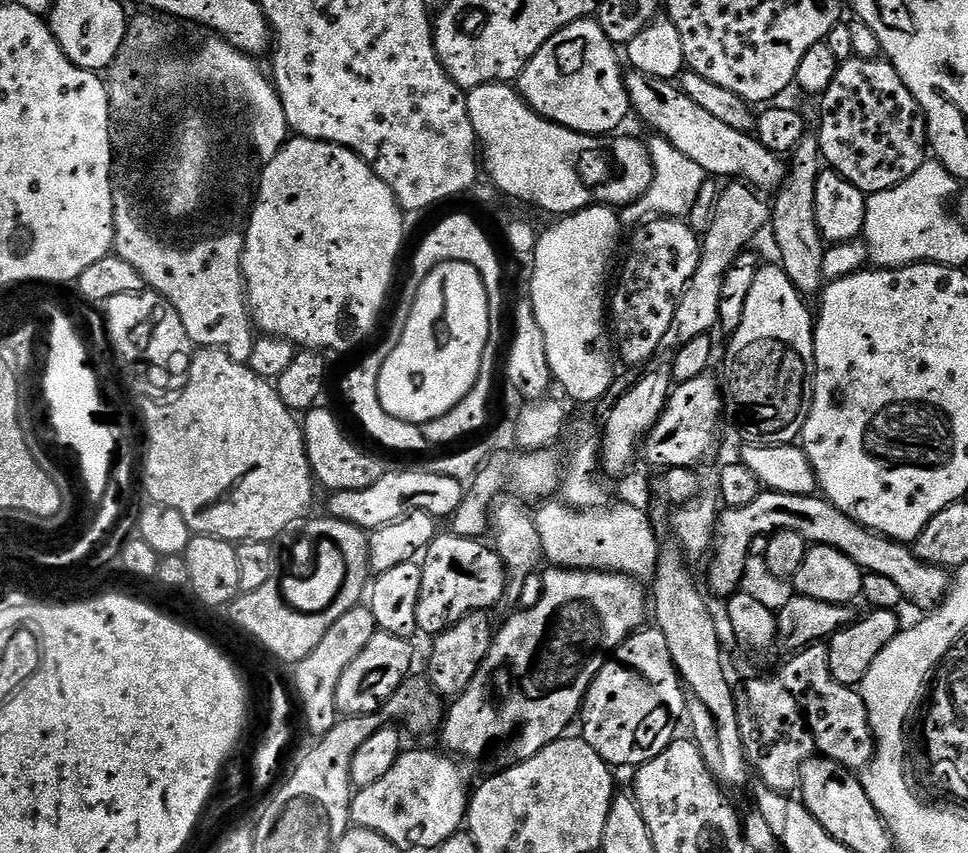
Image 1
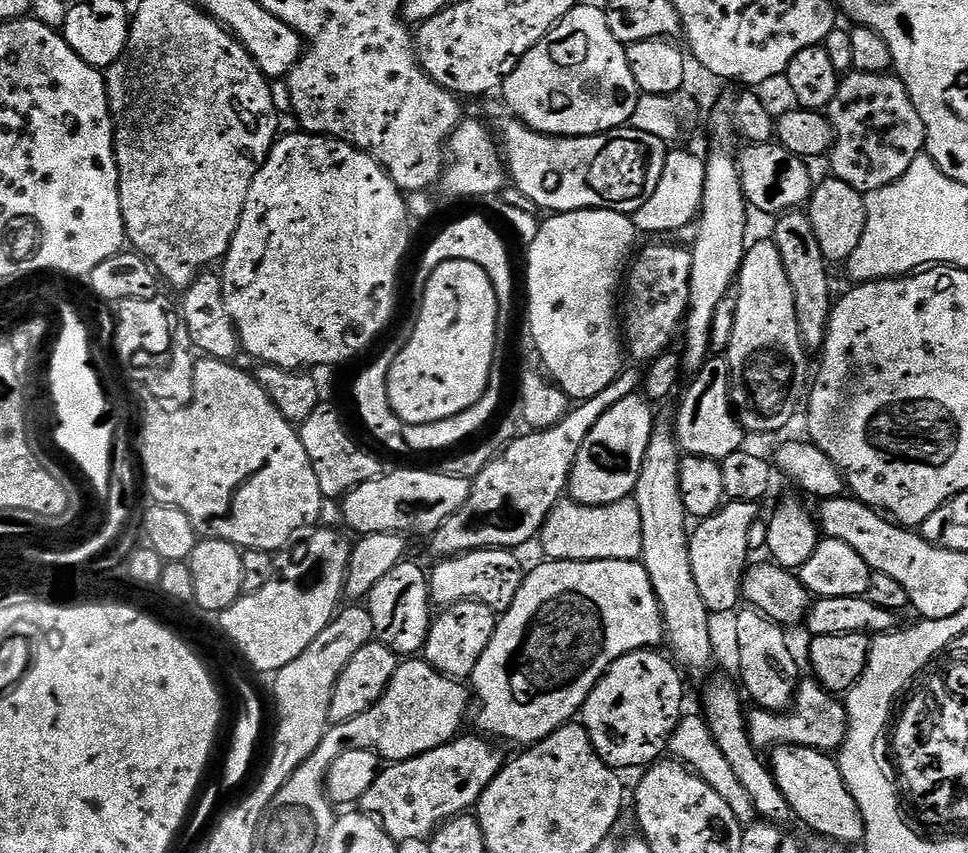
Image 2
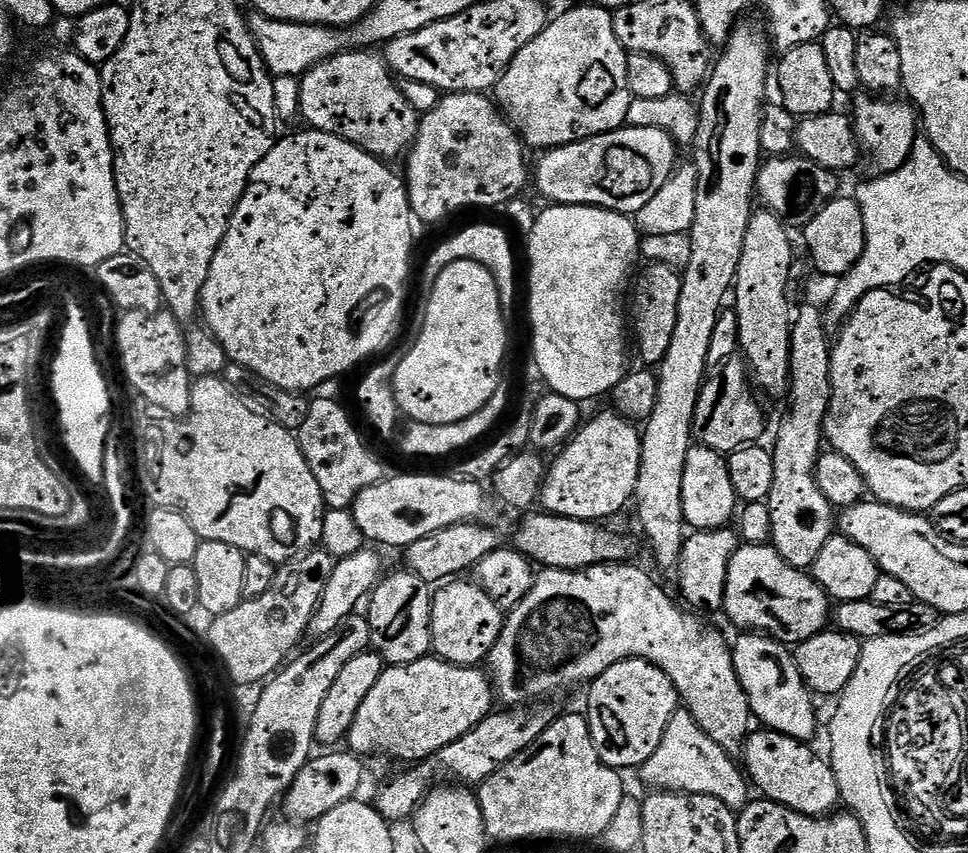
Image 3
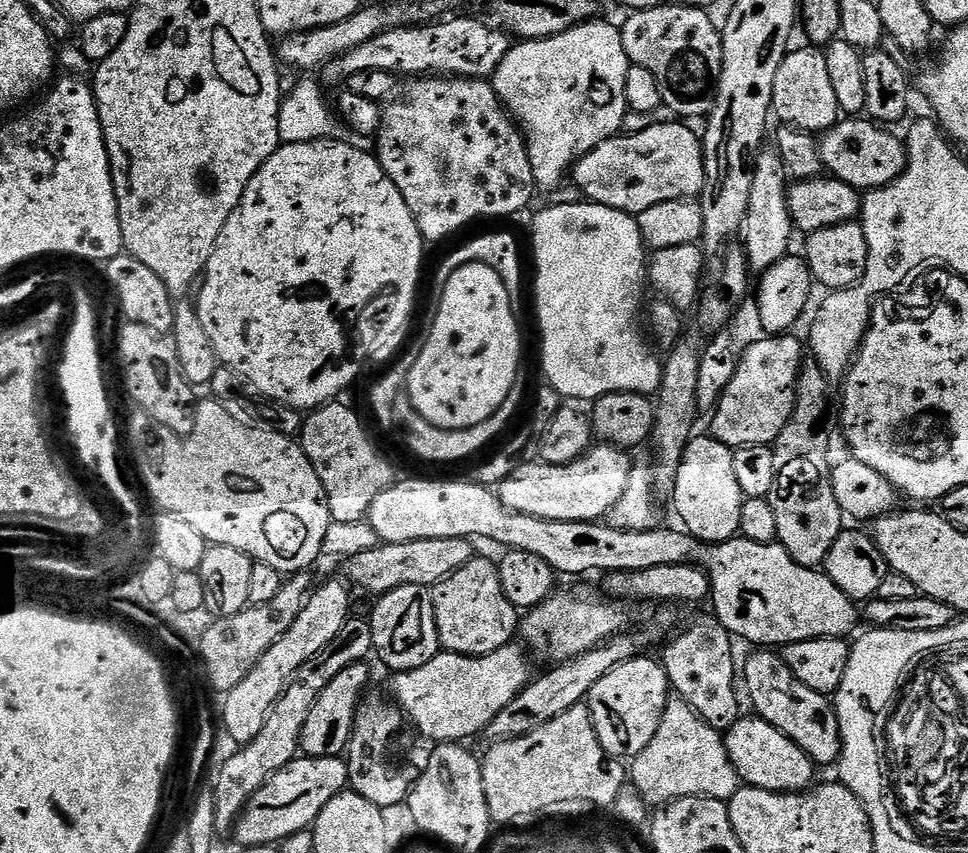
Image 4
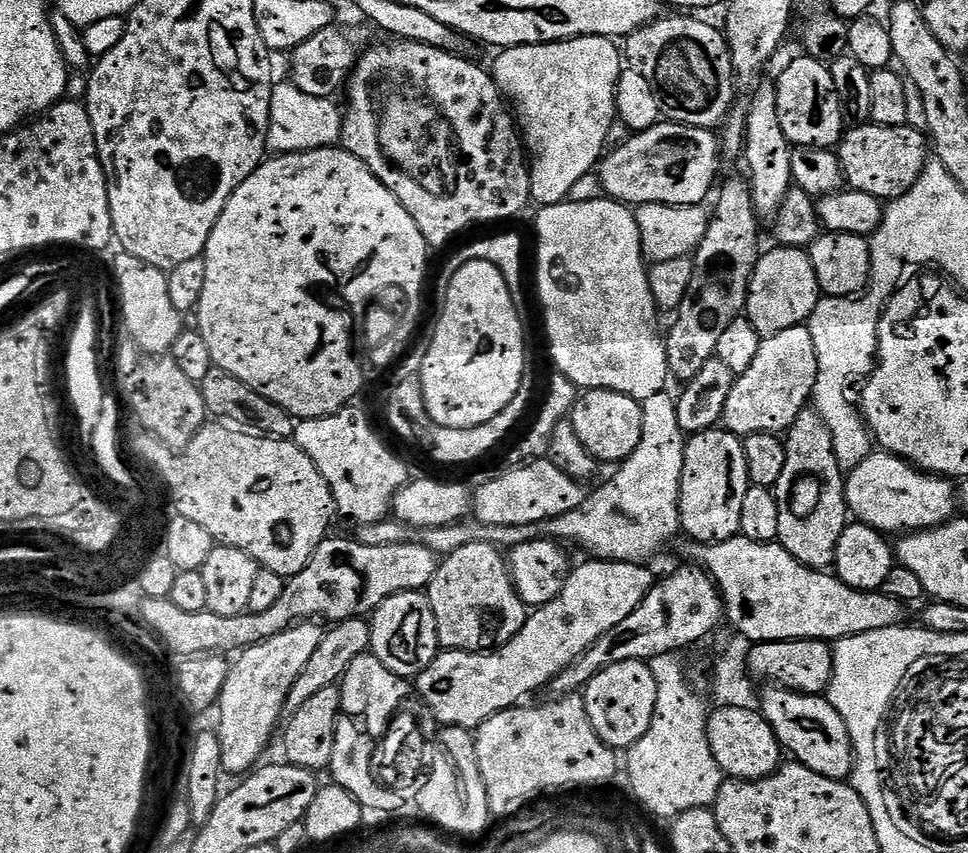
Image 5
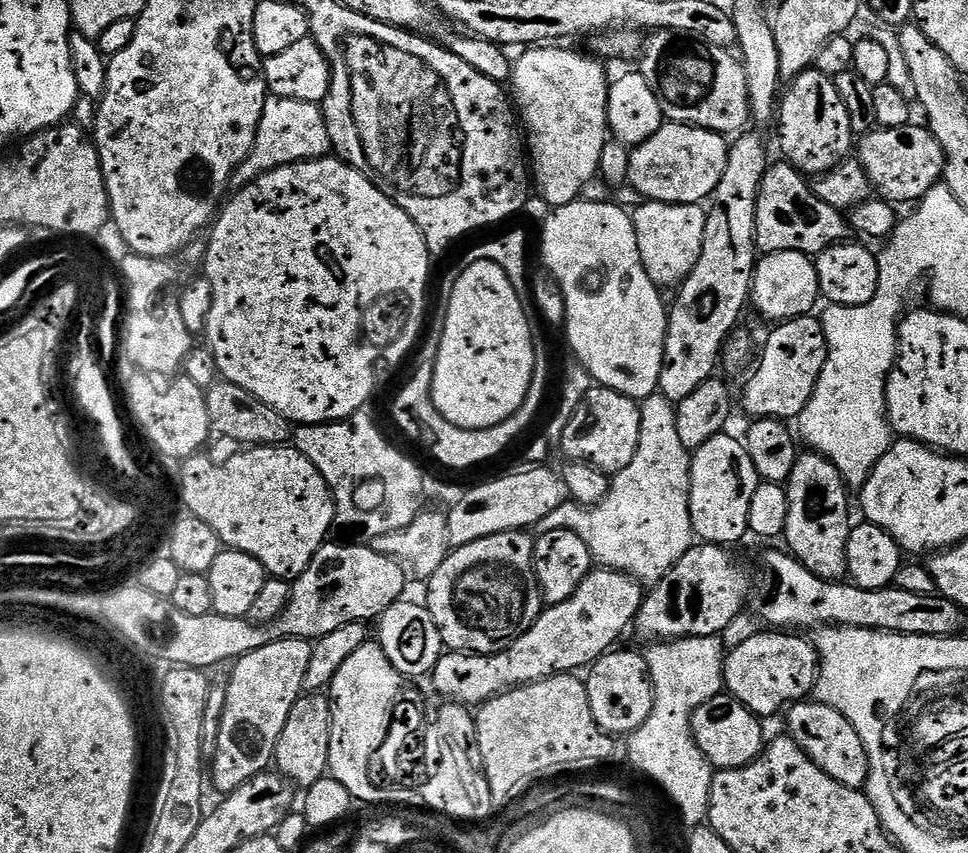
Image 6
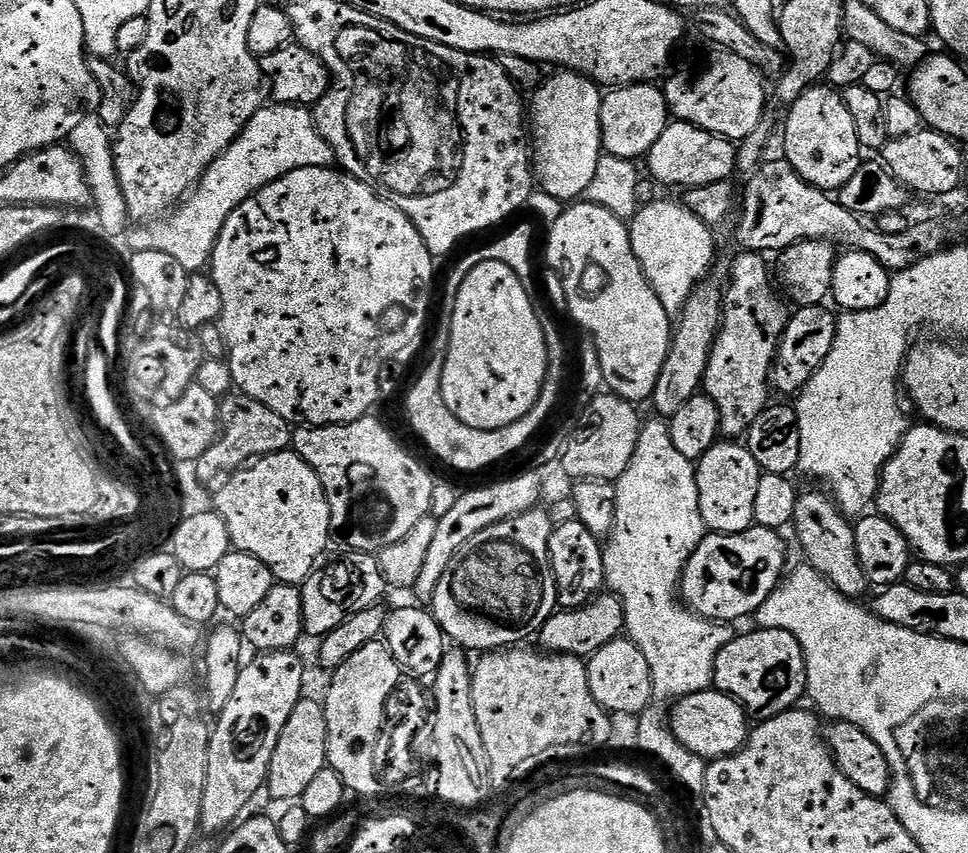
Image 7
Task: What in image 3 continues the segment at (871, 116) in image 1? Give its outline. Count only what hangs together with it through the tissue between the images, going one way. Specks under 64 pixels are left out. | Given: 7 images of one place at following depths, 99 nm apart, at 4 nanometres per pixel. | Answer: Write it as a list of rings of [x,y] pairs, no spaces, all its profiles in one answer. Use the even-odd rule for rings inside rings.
[[[872,94],[861,97],[854,115],[858,156],[869,177],[885,176],[901,168],[910,158],[918,138],[918,112],[911,103],[896,100],[900,98],[877,98]]]

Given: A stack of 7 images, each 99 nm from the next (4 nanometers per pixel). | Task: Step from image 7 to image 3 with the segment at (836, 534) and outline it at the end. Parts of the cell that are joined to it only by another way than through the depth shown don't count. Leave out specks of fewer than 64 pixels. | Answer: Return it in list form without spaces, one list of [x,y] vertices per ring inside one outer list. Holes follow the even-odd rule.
[[[804,306],[800,313],[795,313],[788,334],[788,375],[790,383],[786,403],[788,409],[780,420],[780,429],[776,432],[776,448],[771,449],[774,462],[774,486],[770,486],[770,494],[766,501],[770,510],[771,547],[790,566],[801,570],[811,569],[813,562],[822,554],[822,546],[834,534],[834,509],[832,503],[822,494],[816,481],[816,460],[822,455],[824,440],[824,419],[830,406],[832,387],[830,386],[830,362],[832,361],[832,344],[826,331],[821,309]]]

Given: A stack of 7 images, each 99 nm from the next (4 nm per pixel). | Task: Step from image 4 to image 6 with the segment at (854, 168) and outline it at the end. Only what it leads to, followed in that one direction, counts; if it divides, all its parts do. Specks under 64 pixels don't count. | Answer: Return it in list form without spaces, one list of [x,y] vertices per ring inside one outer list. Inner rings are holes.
[[[909,122],[901,128],[880,128],[861,135],[858,140],[858,159],[866,170],[868,183],[876,188],[883,199],[893,205],[911,205],[919,202],[934,185],[944,178],[945,154],[942,146],[934,138],[927,127]]]

